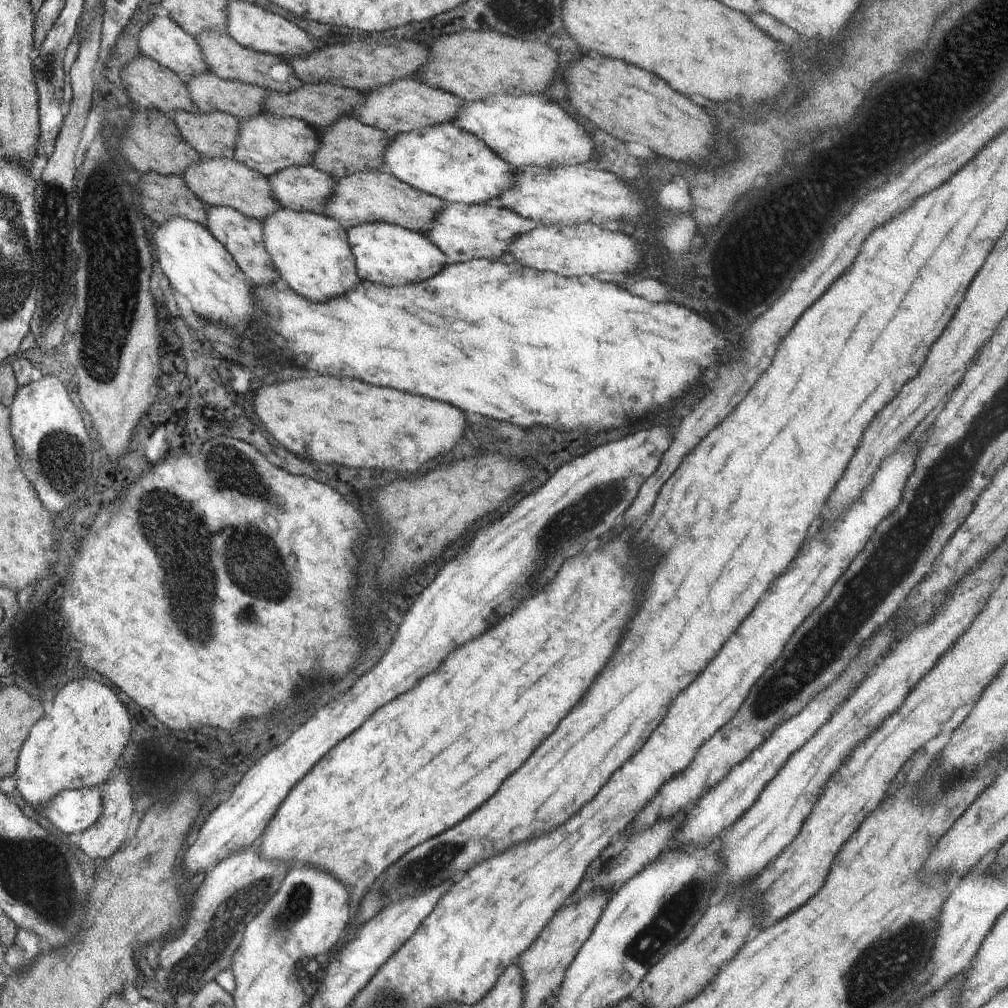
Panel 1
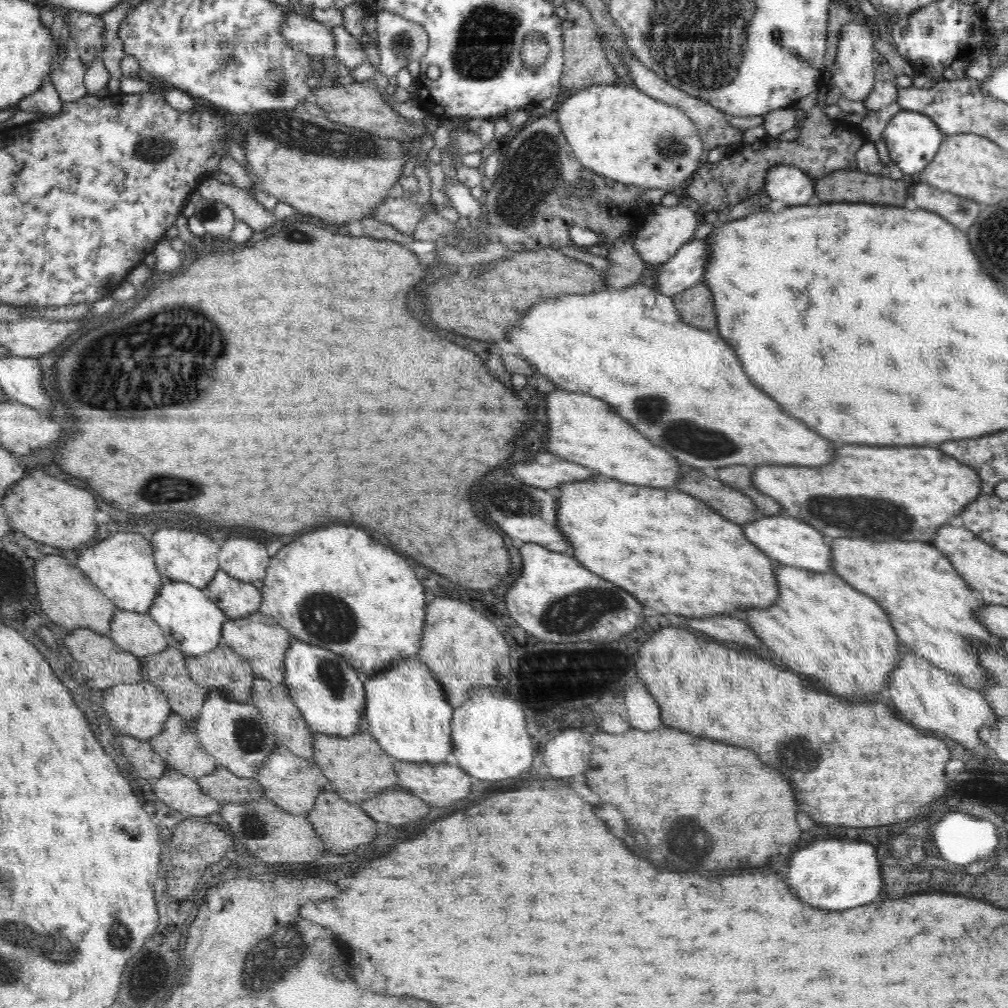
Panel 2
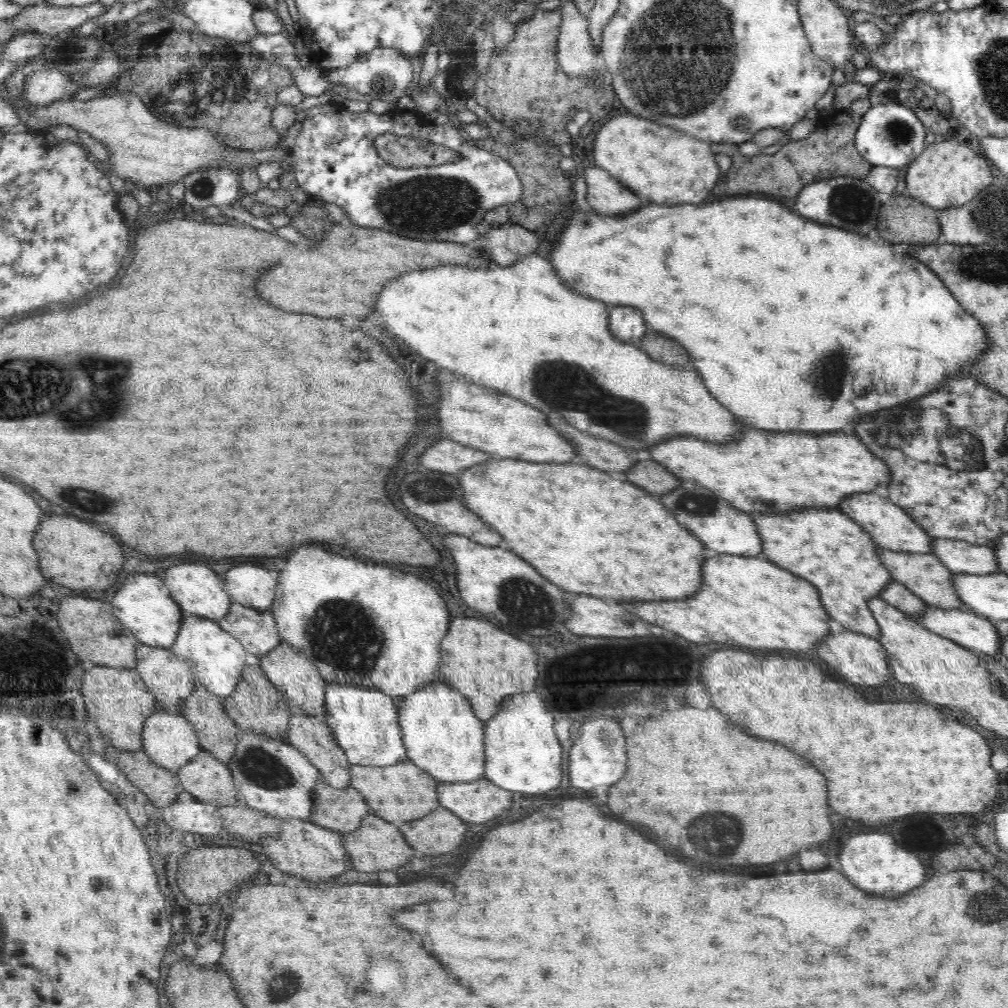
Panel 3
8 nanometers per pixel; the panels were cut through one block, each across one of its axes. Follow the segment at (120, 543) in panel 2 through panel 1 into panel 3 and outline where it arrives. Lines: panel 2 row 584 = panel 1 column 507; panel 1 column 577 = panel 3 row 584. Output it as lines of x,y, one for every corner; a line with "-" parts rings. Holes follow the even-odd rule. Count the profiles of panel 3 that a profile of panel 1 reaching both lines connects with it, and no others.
136,574
132,580
126,580
124,586
112,594
108,600
113,614
140,643
160,648
171,648
176,640
183,614
178,603
170,596
169,588
154,574

